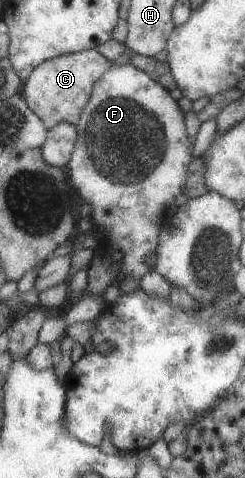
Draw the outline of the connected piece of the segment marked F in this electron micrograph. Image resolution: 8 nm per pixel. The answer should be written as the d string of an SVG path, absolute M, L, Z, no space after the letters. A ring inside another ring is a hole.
M111 63L111 68L95 82L91 98L89 98L89 102L87 102L85 108L83 108L83 112L81 112L81 116L77 121L76 143L67 166L69 167L69 182L73 185L81 198L92 207L91 218L93 224L95 224L95 227L104 228L104 240L106 241L104 248L115 248L115 250L123 252L123 260L121 260L121 264L117 264L117 266L119 266L119 270L117 270L117 275L119 275L118 279L116 279L117 282L127 276L131 277L133 280L141 280L145 274L154 270L154 267L146 262L146 258L150 254L157 252L159 239L161 238L161 228L163 228L163 224L165 224L163 218L165 218L165 215L169 214L171 208L174 207L175 199L179 194L183 194L183 188L185 188L185 184L187 184L187 182L185 182L185 180L187 180L187 166L189 166L191 160L195 159L191 152L191 142L189 142L189 138L187 138L187 130L184 125L184 112L181 111L177 101L171 96L170 92L155 80L151 79L149 74L138 70L135 66L132 66L131 63Z

